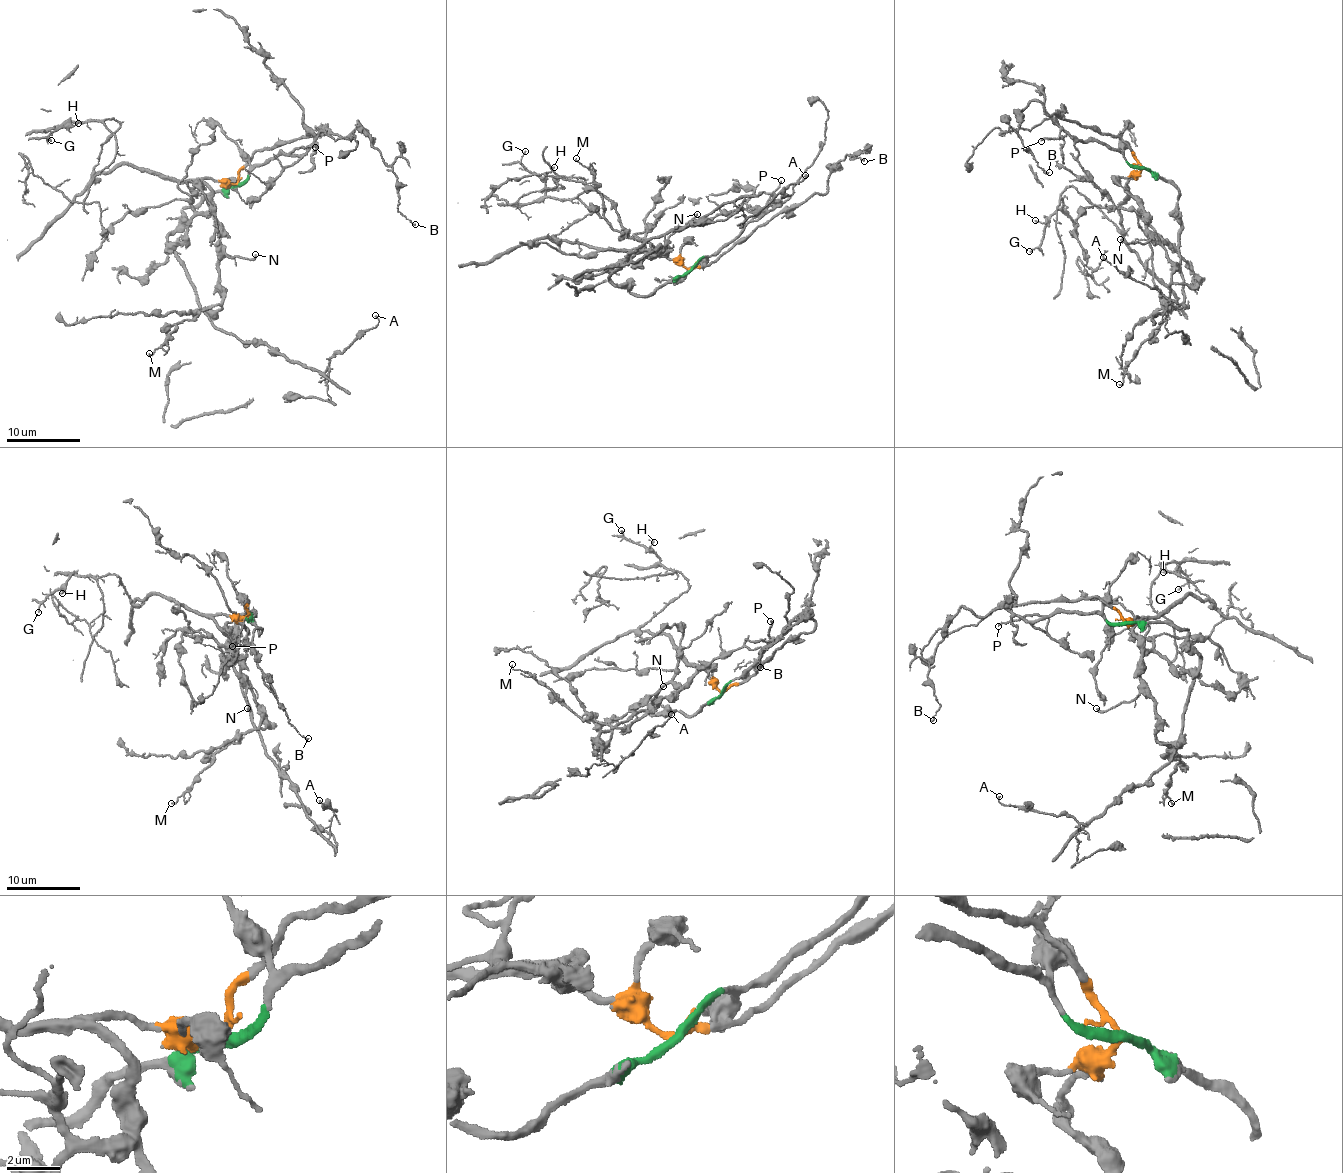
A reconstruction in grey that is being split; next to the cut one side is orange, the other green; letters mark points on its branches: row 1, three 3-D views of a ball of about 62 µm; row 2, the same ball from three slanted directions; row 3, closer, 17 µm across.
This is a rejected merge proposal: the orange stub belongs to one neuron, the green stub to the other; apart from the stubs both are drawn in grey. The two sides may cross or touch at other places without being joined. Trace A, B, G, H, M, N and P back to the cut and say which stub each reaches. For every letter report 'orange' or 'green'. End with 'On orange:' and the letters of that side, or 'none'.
A: green
B: orange
G: orange
H: orange
M: orange
N: orange
P: green
On orange: B, G, H, M, N

